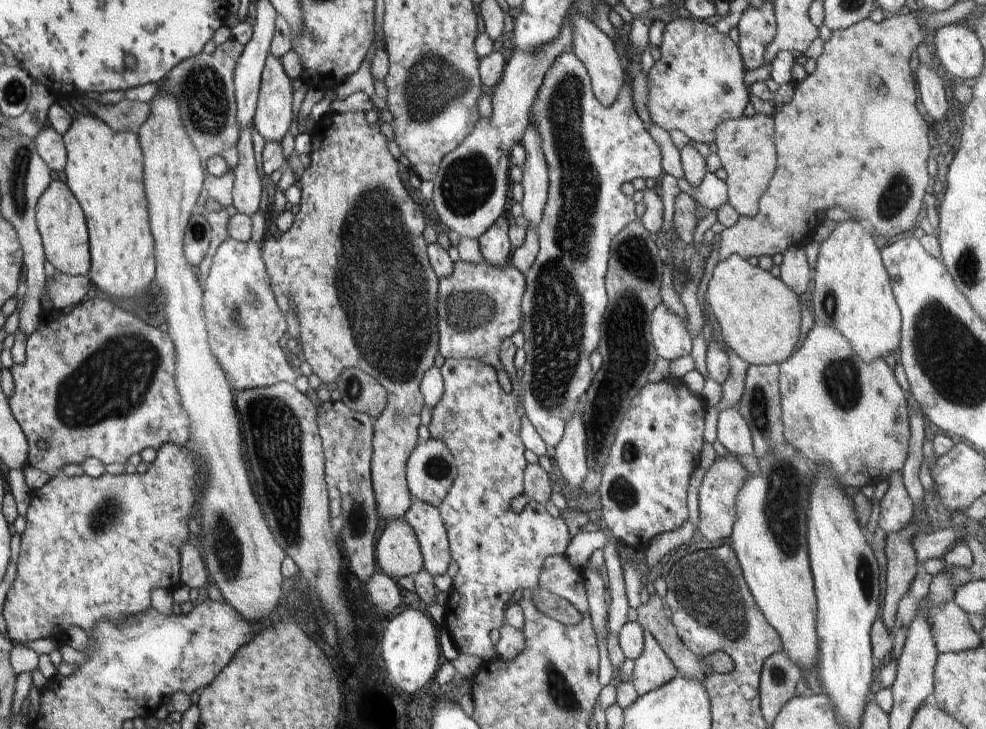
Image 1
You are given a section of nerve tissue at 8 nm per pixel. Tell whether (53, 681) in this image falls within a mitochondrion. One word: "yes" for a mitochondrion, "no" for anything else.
no

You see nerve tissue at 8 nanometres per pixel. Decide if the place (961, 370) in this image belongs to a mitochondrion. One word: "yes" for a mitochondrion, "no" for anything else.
yes

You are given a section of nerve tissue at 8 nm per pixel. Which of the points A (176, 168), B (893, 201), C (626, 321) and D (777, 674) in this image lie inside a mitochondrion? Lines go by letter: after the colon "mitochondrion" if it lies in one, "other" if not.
A: other
B: mitochondrion
C: mitochondrion
D: mitochondrion

